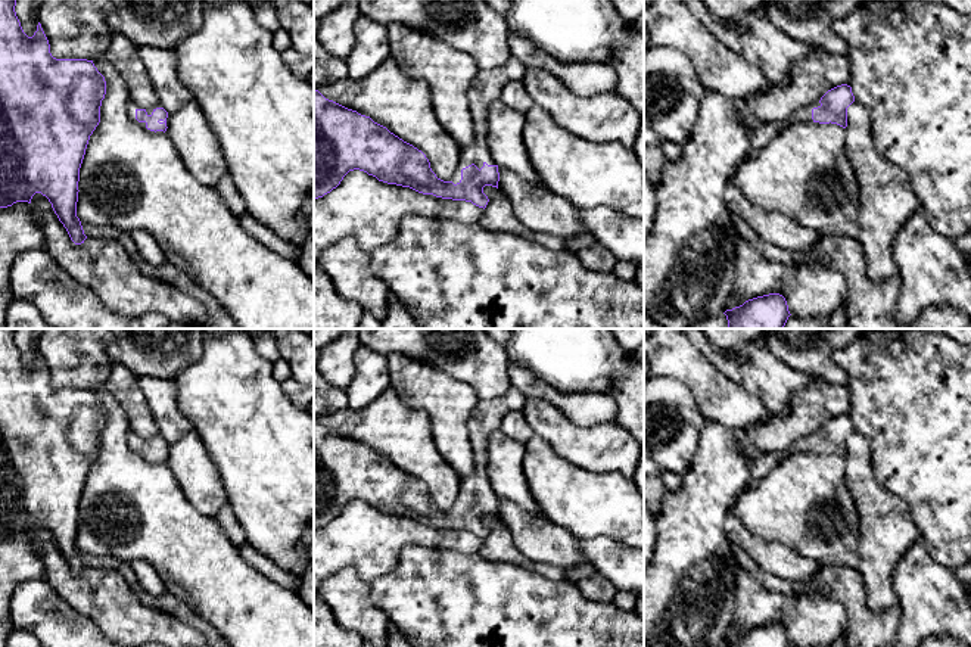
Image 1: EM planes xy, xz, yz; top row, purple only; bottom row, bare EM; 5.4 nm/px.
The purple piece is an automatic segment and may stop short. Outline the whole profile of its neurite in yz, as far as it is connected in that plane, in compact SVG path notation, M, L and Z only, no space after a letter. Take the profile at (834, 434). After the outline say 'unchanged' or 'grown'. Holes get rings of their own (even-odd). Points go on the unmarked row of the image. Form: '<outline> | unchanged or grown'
M847 414L828 420L819 432L802 438L791 444L787 450L778 452L759 452L756 450L741 448L743 455L750 464L750 478L744 486L756 486L768 473L794 452L819 452L837 454L847 457L847 438L855 432L852 417Z | grown

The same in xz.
M517 389L479 401L469 417L474 472L463 480L449 511L436 507L426 485L370 447L326 429L314 420L314 529L336 519L354 500L379 511L410 517L423 525L466 531L486 538L485 516L498 519L498 495L488 479L488 438L510 411L522 411L526 396Z | grown

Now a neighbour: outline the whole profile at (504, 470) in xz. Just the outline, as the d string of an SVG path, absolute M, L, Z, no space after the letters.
M497 429L488 438L486 455L486 473L495 494L520 506L530 516L544 516L529 491L522 469L525 442Z

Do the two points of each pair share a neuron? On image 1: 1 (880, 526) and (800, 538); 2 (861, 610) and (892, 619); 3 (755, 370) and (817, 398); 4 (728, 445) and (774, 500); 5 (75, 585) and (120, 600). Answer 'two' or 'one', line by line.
1: two
2: one
3: two
4: two
5: one

